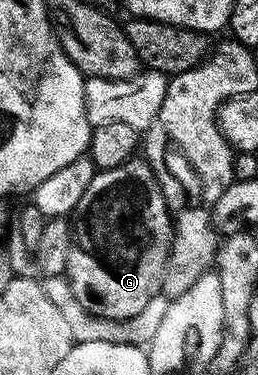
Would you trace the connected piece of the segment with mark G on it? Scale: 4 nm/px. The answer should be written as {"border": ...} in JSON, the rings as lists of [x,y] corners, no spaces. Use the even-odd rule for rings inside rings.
{"border":[[[139,155],[121,163],[121,167],[100,169],[85,195],[81,195],[81,203],[77,203],[73,217],[75,242],[65,277],[71,280],[76,299],[91,305],[93,312],[108,317],[112,323],[129,320],[162,290],[167,260],[171,255],[173,222],[165,195],[161,195],[157,175],[153,175],[149,163]]]}

